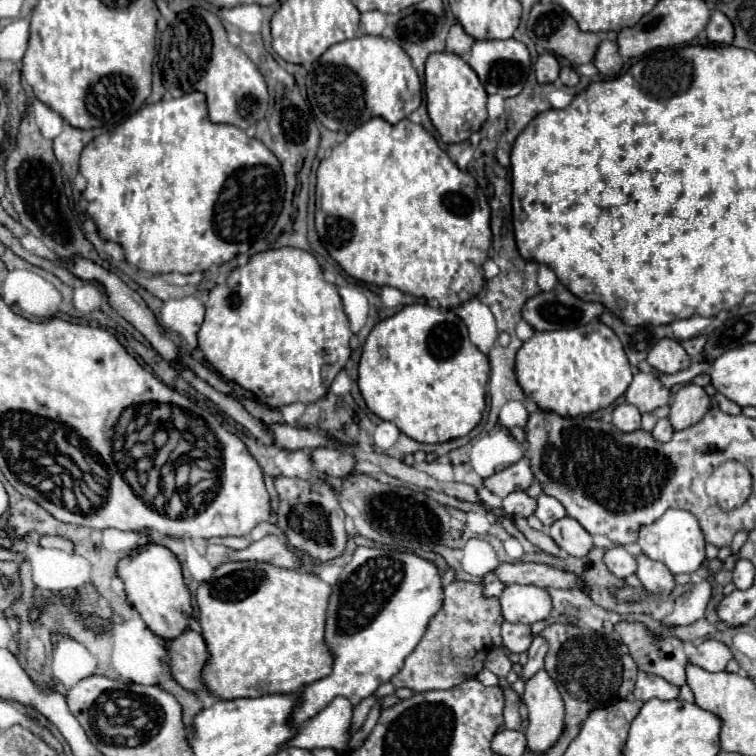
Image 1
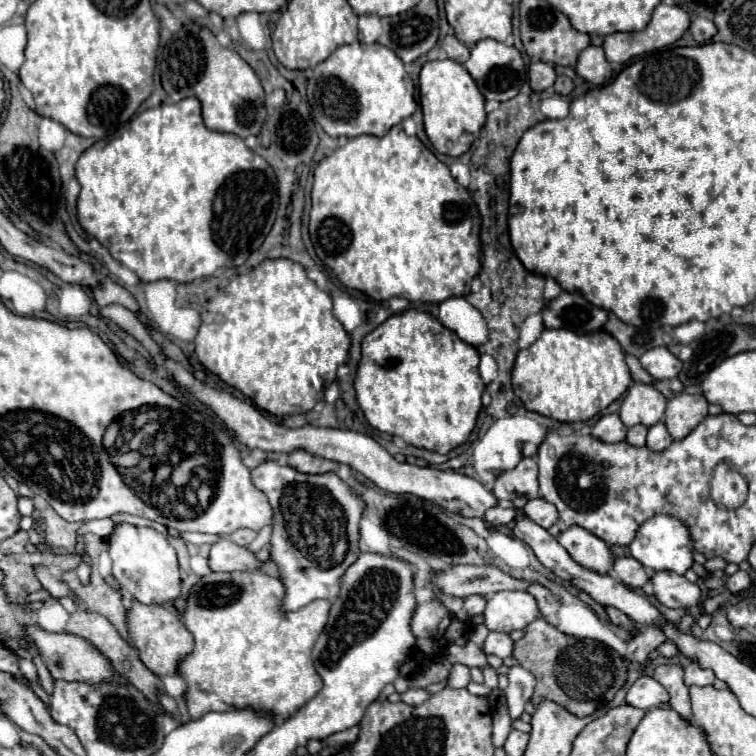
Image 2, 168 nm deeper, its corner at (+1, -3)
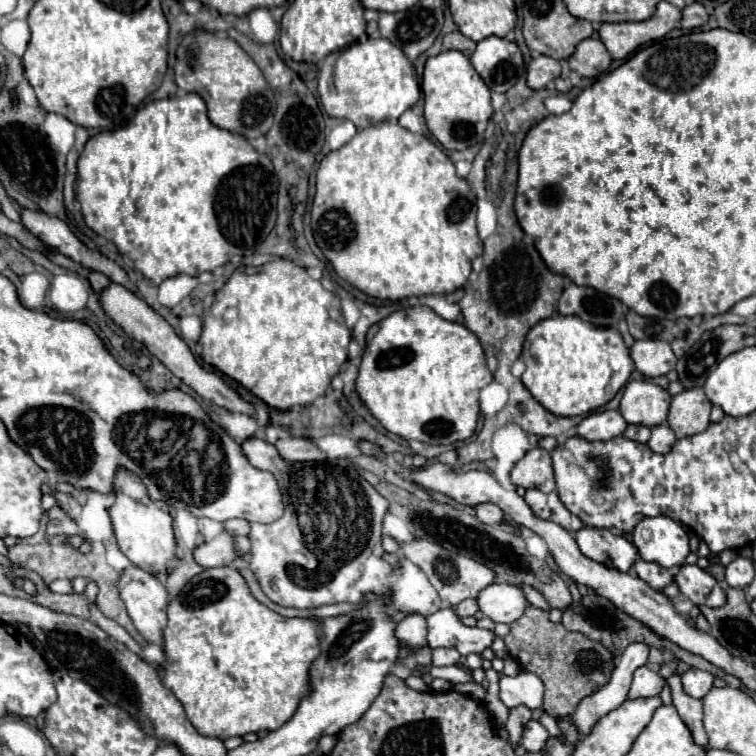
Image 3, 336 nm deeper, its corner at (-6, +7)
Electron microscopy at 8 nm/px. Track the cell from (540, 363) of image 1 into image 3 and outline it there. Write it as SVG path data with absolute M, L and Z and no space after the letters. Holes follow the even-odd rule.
M554 316L538 322L524 342L524 386L552 414L582 416L610 402L628 382L634 362L616 328L594 328L574 316Z

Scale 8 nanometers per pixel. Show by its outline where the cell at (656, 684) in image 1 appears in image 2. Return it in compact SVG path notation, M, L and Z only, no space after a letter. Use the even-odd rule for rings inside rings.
M641 676L627 692L627 704L641 710L655 708L663 702L669 702L667 690L651 676Z

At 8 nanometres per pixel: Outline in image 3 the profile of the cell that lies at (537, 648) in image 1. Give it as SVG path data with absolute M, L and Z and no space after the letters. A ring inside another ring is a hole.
M516 706L510 710L510 716L508 716L508 732L510 732L510 742L512 744L518 744L520 742L520 736L522 736L522 730L526 726L526 722L532 718L532 710L528 706Z

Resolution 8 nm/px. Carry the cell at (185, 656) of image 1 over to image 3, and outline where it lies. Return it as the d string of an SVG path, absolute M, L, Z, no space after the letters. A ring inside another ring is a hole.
M130 566L124 570L120 582L120 596L128 608L128 616L132 618L136 630L142 634L142 638L148 642L148 644L156 644L160 648L164 648L164 628L166 628L166 606L168 606L168 592L164 588L164 584L152 576L152 574L146 574L144 570L138 570L136 566Z

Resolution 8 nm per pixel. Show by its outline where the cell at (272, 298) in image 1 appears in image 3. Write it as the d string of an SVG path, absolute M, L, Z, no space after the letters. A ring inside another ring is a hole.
M274 258L264 266L250 268L240 266L228 278L228 282L216 292L214 304L204 310L204 330L200 336L202 360L218 368L222 374L230 376L254 396L264 400L268 406L278 410L288 410L292 406L312 404L318 396L326 392L330 380L340 372L340 366L348 358L348 342L352 338L350 328L344 322L340 308L340 298L324 290L318 280L312 280L306 268L294 264L288 258ZM226 308L238 308L238 316L230 322L224 320Z

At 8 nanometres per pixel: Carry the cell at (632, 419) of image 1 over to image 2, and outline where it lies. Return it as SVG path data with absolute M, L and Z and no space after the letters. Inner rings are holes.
M619 414L601 416L601 418L593 424L593 428L591 428L591 436L595 436L597 440L603 440L603 442L607 442L607 444L625 440L625 434L627 434L627 428L623 426Z

